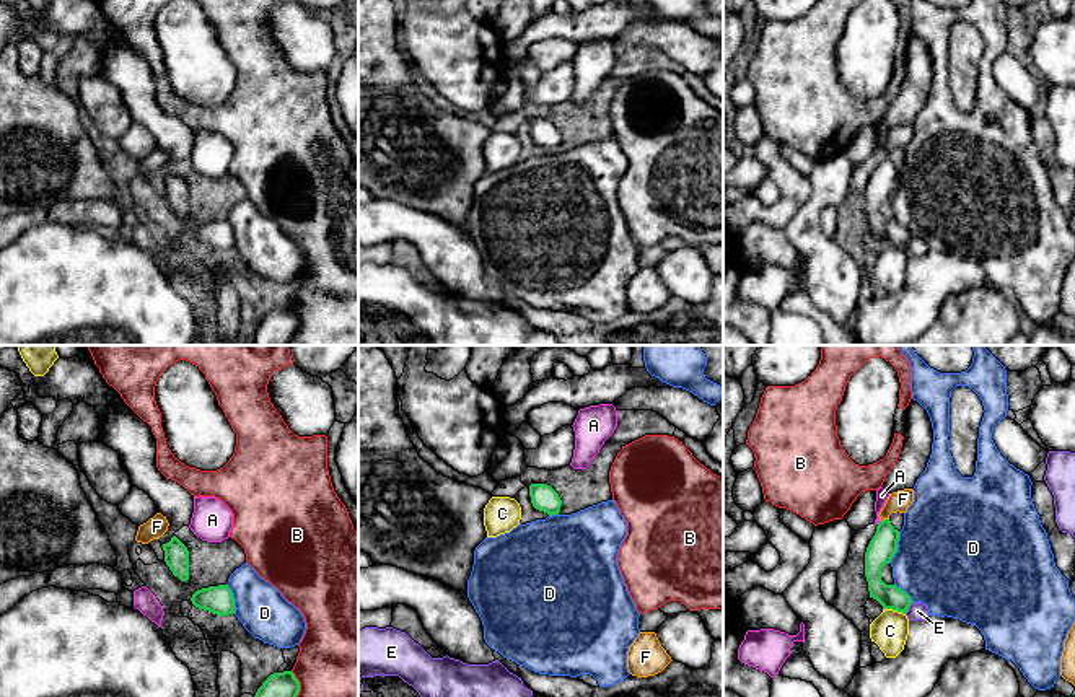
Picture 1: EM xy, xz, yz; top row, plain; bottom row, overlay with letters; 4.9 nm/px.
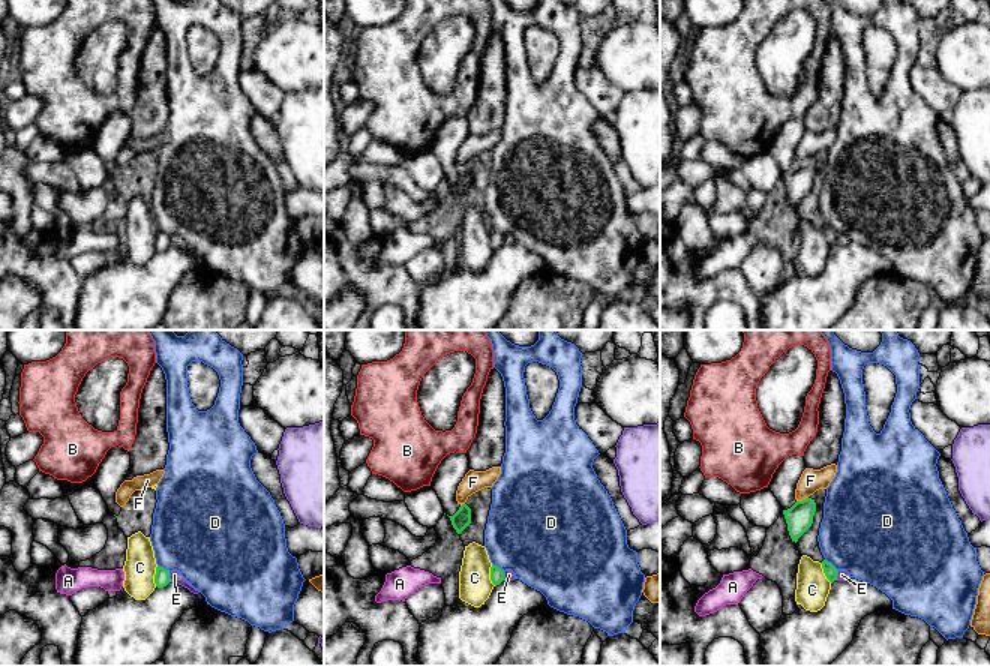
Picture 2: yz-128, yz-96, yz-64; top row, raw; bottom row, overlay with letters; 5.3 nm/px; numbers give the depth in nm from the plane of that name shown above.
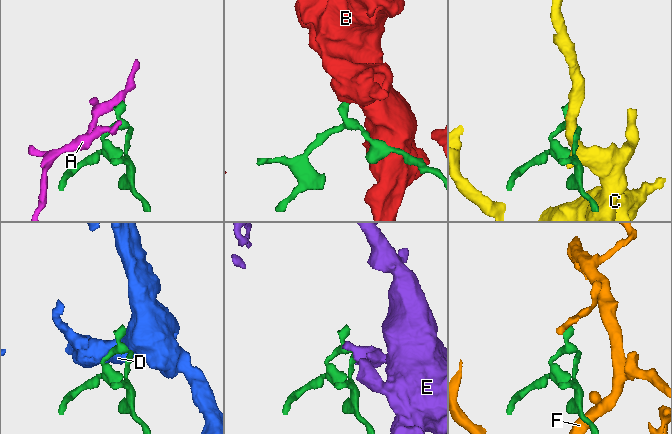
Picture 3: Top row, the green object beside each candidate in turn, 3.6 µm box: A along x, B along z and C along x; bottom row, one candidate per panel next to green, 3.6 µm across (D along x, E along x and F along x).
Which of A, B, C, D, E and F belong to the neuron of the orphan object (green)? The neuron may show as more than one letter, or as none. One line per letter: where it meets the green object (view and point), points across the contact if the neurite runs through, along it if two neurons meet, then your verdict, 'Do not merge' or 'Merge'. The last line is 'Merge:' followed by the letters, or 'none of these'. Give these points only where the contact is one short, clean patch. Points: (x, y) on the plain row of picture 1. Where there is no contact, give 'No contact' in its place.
A: No contact. Do not merge
B: Touches green at xy (298, 326). Do not merge
C: Touches green at yz (895, 245). Do not merge
D: Touches green at yz (898, 181). Do not merge
E: Touches green at yz (908, 243). Boundary: yz (911, 236), (904, 248). Do not merge
F: Touches green at yz (885, 155). Boundary: yz (888, 153), (881, 157). Do not merge
Merge: none of these

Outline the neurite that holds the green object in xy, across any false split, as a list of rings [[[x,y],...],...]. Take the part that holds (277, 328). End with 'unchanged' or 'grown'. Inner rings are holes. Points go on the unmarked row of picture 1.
[[[292,306],[270,309],[254,331],[254,345],[288,345],[300,327]]]; unchanged

